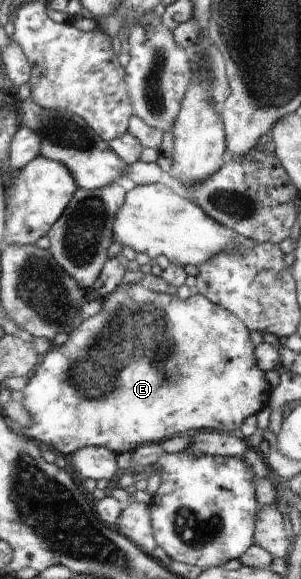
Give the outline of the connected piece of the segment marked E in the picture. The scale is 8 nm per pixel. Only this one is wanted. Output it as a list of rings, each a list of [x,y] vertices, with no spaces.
[[[139,284],[128,285],[125,289],[117,288],[111,295],[102,299],[101,311],[93,317],[83,320],[68,333],[68,339],[62,345],[51,347],[45,355],[45,361],[41,361],[41,367],[37,373],[31,377],[22,389],[23,398],[21,403],[31,415],[31,425],[23,427],[19,431],[25,433],[25,437],[37,441],[43,447],[52,449],[58,455],[73,455],[81,448],[93,445],[93,447],[104,447],[112,450],[113,453],[129,453],[153,441],[163,442],[165,439],[173,438],[173,435],[185,431],[198,431],[199,429],[213,429],[225,433],[225,431],[235,431],[241,427],[243,419],[249,415],[255,415],[267,405],[269,401],[269,383],[265,379],[265,371],[259,367],[256,355],[253,355],[253,343],[249,337],[248,326],[244,324],[229,310],[223,309],[220,305],[209,301],[208,297],[194,292],[191,297],[181,301],[177,294],[169,295],[157,293],[156,291],[145,289]]]

